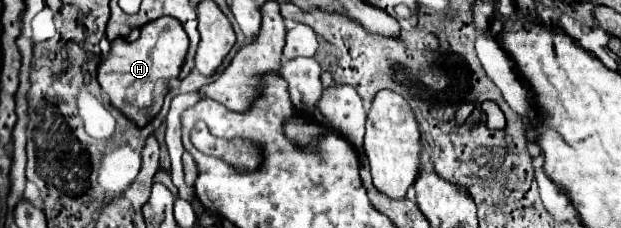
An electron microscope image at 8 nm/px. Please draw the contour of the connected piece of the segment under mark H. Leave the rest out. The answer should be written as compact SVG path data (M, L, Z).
M159 17L139 27L137 41L117 37L111 43L109 55L103 55L97 63L97 81L113 107L137 125L143 125L159 113L163 97L169 91L169 79L179 75L187 47L189 39L183 25L175 17Z

